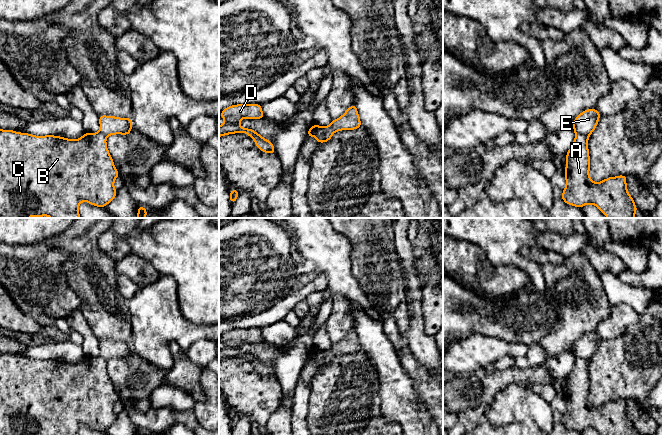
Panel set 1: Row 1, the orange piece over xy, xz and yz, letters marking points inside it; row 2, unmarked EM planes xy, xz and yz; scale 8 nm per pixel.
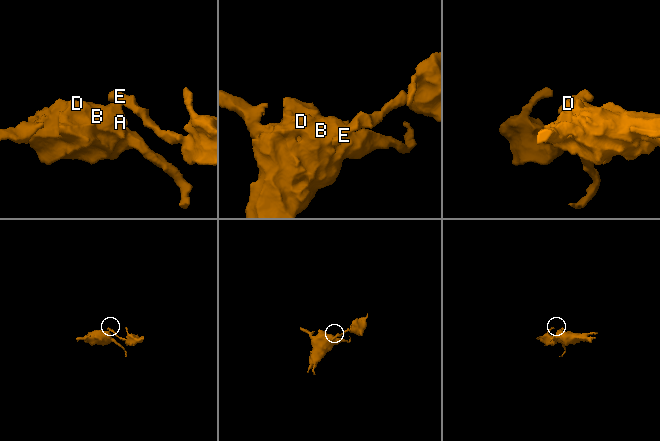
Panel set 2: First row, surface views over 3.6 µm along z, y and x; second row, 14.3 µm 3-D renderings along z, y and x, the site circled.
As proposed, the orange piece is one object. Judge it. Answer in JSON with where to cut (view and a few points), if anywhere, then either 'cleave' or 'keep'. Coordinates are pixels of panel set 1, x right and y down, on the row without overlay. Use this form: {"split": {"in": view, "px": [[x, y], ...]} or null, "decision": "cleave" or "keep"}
{"split": {"in": "xz", "px": [[326, 351], [324, 363], [321, 366]]}, "decision": "cleave"}

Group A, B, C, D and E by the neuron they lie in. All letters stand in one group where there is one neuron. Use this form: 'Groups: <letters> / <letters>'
Groups: A B C D / E

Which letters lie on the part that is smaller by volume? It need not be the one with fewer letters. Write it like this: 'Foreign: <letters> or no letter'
Foreign: E

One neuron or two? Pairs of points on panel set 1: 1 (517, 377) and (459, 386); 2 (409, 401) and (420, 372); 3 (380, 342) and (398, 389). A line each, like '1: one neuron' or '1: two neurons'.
1: one neuron
2: two neurons
3: one neuron

